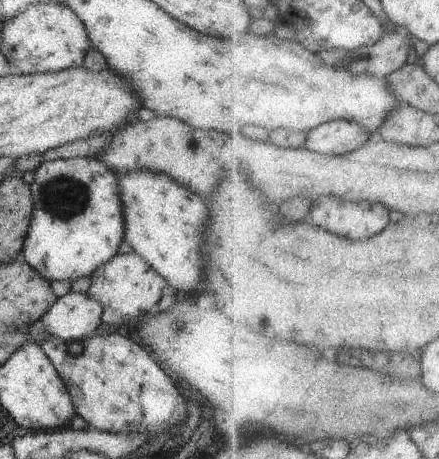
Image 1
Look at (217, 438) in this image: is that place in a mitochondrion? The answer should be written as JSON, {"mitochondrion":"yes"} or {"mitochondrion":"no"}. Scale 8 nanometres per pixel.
{"mitochondrion":"no"}

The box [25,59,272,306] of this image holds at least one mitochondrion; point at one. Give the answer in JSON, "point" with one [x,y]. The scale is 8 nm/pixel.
{"point":[64,198]}

